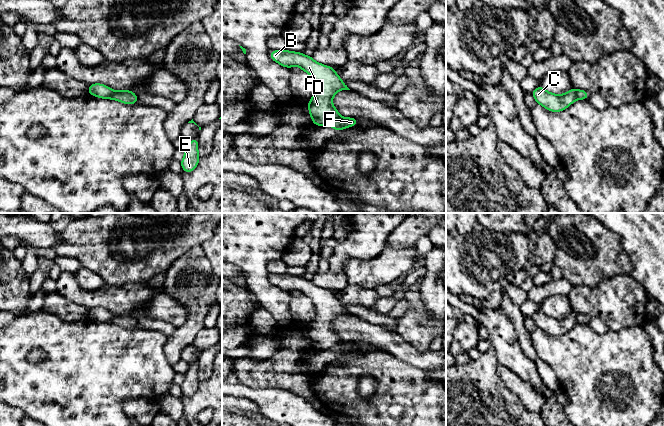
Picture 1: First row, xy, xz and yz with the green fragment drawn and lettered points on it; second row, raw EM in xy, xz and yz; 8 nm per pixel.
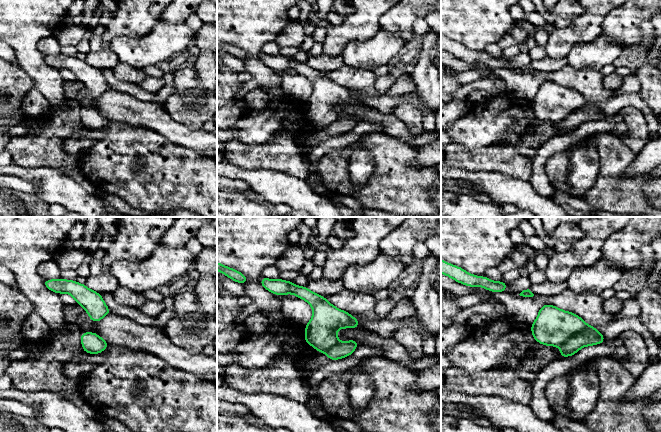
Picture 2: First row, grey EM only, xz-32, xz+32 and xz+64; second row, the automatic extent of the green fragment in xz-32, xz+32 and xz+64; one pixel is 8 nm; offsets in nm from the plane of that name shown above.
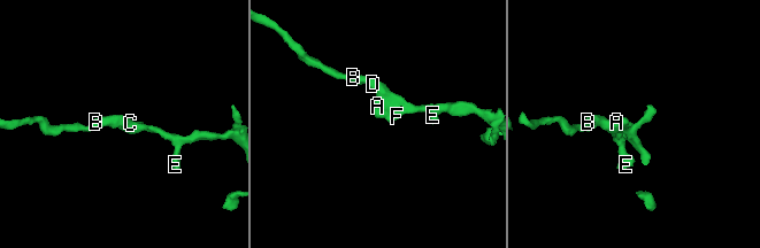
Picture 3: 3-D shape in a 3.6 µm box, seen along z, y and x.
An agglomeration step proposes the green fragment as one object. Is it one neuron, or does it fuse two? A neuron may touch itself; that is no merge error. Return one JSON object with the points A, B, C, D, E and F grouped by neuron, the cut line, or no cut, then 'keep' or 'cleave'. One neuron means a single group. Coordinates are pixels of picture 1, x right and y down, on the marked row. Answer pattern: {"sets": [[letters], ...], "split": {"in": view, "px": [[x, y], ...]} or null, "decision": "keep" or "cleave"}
{"sets": [["A", "B", "C", "D"], ["E", "F"]], "split": {"in": "xz", "px": [[340, 116], [330, 125]]}, "decision": "cleave"}

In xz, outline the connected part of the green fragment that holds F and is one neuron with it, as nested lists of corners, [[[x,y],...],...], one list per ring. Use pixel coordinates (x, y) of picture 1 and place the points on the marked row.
[[[340,117],[338,120],[336,120],[334,123],[332,123],[330,126],[338,132],[344,128],[356,126],[357,124],[359,124],[359,121],[356,118],[353,118],[353,117],[342,118],[342,117]]]

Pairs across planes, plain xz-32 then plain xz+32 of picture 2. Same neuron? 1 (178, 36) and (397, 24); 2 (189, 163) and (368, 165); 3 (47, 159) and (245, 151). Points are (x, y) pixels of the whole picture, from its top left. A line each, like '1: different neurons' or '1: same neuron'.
1: different neurons
2: different neurons
3: same neuron

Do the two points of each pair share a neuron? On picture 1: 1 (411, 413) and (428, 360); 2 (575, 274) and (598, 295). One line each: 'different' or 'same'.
1: different
2: different

